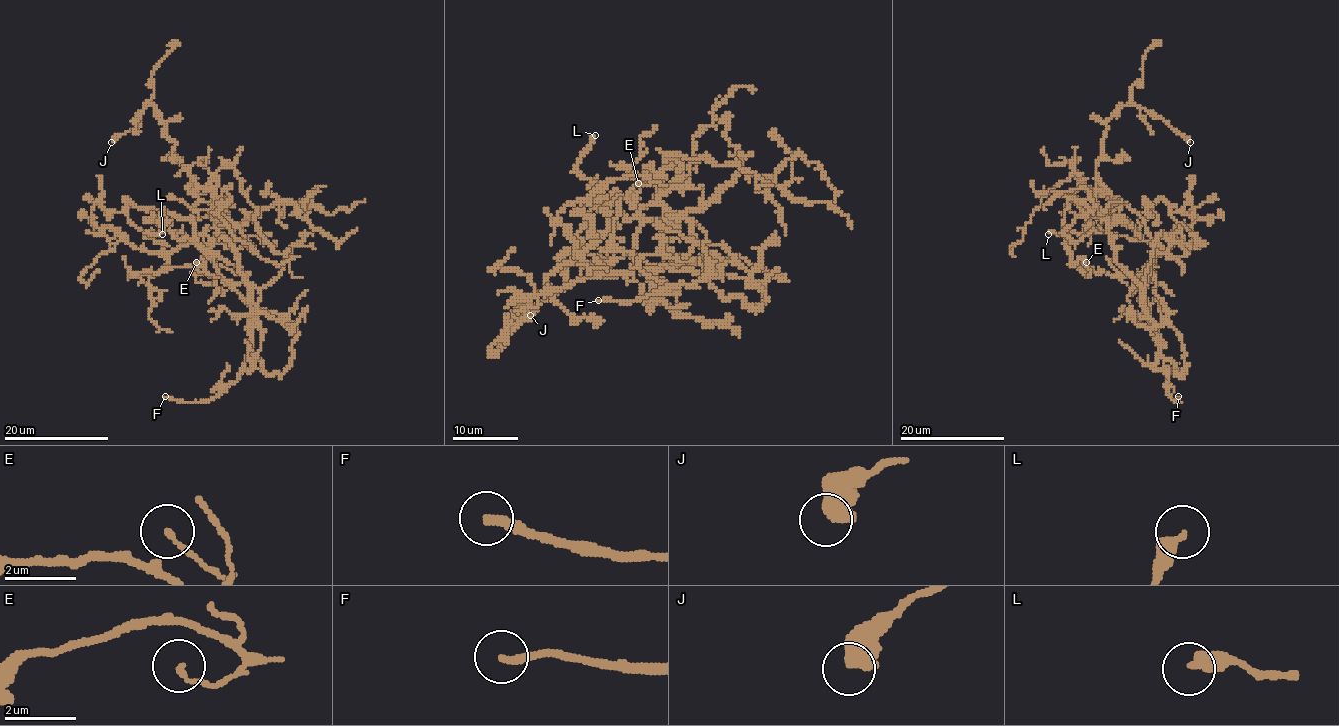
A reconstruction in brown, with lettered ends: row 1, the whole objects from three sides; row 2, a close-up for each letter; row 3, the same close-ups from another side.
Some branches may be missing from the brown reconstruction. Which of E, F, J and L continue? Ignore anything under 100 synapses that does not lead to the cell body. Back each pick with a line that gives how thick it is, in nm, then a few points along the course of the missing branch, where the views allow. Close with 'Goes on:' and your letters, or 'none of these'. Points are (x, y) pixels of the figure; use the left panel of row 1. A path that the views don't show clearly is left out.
F: 220 nm thick
Goes on: F

